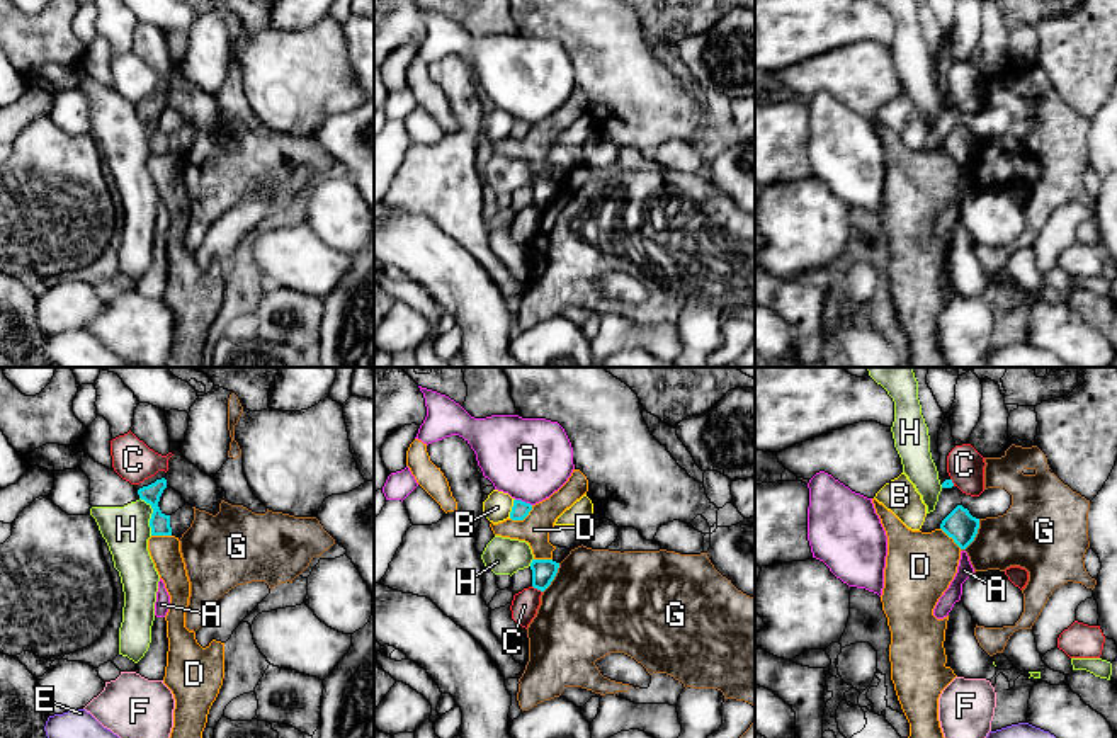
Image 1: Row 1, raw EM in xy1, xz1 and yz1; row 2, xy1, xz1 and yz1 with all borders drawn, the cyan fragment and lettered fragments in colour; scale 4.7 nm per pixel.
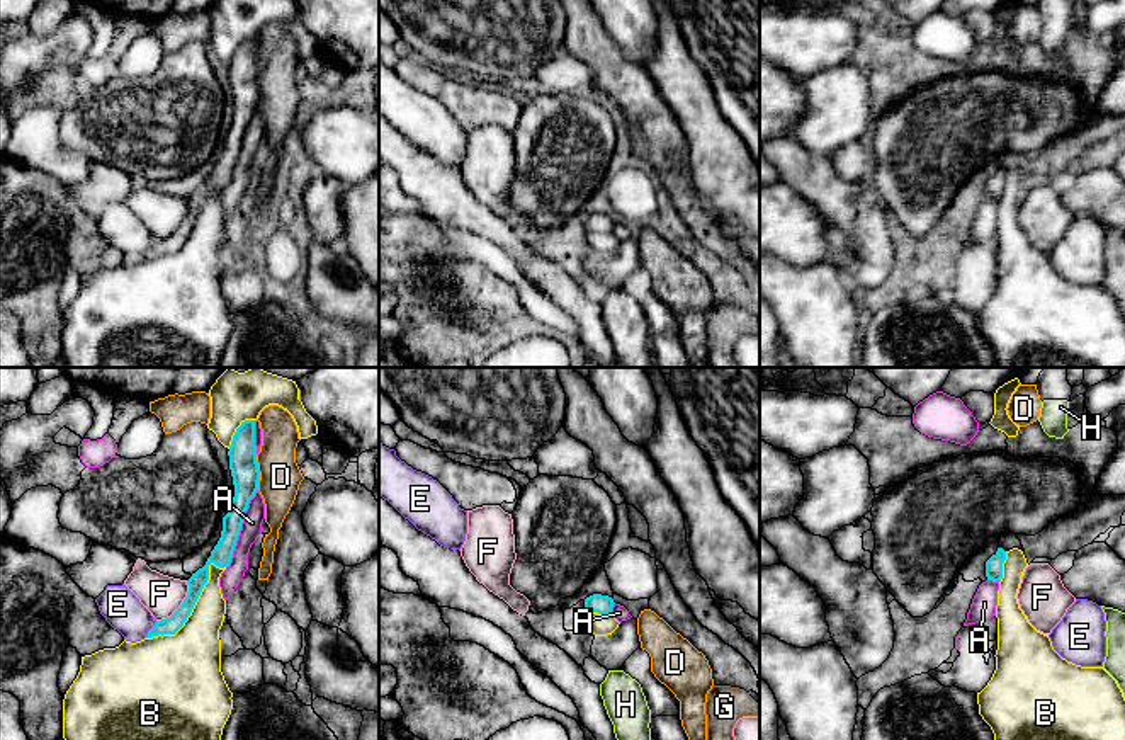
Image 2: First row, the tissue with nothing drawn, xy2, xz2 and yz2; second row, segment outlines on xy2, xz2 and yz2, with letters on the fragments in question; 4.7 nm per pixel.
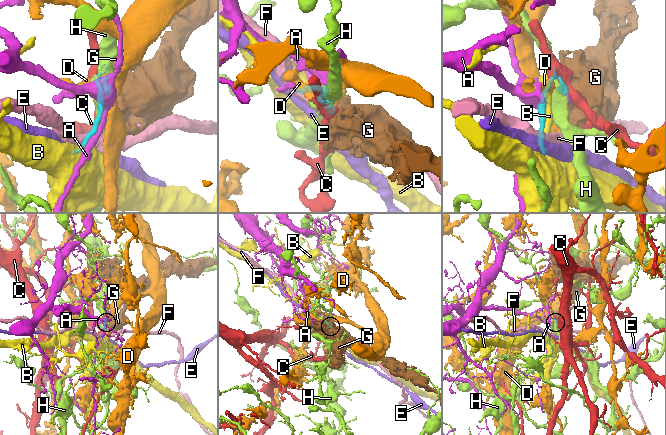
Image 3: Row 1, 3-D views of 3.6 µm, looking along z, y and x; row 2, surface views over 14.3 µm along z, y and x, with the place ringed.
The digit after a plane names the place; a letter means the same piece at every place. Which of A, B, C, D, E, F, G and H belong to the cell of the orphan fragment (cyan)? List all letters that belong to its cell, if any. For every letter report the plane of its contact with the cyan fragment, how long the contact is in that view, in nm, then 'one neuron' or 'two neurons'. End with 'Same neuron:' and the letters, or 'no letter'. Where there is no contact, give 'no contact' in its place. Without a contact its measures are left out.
A: meets cyan in xy2; contact 400 nm long; two neurons
B: meets cyan in xy2; contact 500 nm long; two neurons
C: meets cyan in xz1; contact 60 nm long; two neurons
D: meets cyan in xy2; contact 170 nm long; two neurons
E: meets cyan in xy2; contact 100 nm long; two neurons
F: meets cyan in xy2; contact 240 nm long; two neurons
G: meets cyan in yz1; contact 180 nm long; two neurons
H: meets cyan in xy1; contact 190 nm long; two neurons
Same neuron: no letter

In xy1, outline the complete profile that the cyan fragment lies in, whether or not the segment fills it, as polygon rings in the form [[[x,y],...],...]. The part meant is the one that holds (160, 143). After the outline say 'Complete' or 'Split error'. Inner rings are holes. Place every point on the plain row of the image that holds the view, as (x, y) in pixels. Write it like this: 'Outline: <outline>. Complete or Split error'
Outline: [[[158,90],[155,95],[134,104],[141,119],[151,124],[153,133],[150,138],[151,155],[172,155],[170,134],[165,134],[160,126],[160,116],[167,107],[167,92]]]. Split error

